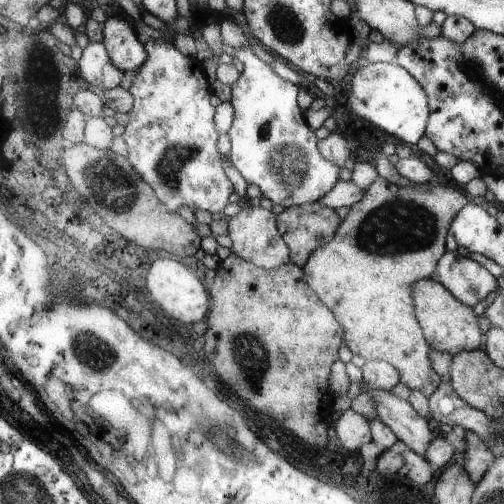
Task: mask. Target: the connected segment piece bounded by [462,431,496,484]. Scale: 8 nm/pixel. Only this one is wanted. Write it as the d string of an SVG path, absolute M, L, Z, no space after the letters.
M475 432L466 433L467 449L462 455L466 457L466 469L472 483L476 484L495 461L495 454L485 445L484 440Z

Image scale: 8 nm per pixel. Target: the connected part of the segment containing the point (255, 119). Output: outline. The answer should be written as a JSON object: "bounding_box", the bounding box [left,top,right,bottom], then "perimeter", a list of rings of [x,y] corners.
{"bounding_box":[228,47,340,209],"perimeter":[[[240,47],[233,55],[244,64],[244,70],[231,86],[235,119],[228,130],[232,165],[247,184],[256,184],[261,196],[285,209],[318,201],[339,182],[340,168],[318,152],[316,136],[308,128],[304,112],[296,104],[301,88],[282,80],[269,64],[258,59],[250,47]]]}

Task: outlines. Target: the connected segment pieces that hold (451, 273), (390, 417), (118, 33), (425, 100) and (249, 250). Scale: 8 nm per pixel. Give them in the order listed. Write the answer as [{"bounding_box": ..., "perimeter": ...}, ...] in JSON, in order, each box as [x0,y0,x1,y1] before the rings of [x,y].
[{"bounding_box":[437,251,498,306],"perimeter":[[[447,251],[437,265],[437,279],[464,304],[476,306],[488,294],[492,294],[498,284],[486,267],[460,256],[457,251]]]},{"bounding_box":[362,381,433,457],"perimeter":[[[363,381],[362,389],[370,391],[375,396],[378,417],[394,431],[403,448],[425,457],[433,439],[432,430],[428,425],[429,420],[420,416],[407,400],[400,400],[386,391],[372,391],[363,384]]]},{"bounding_box":[103,15,146,73],"perimeter":[[[125,15],[107,17],[103,24],[103,43],[111,61],[125,73],[134,72],[146,60],[144,45],[138,41],[138,33]]]},{"bounding_box":[347,63,431,146],"perimeter":[[[395,63],[358,66],[350,80],[347,106],[354,116],[368,120],[369,126],[410,146],[416,146],[416,142],[426,134],[426,122],[429,122],[431,116],[429,96],[423,86],[407,69]]]},{"bounding_box":[227,202,292,269],"perimeter":[[[248,202],[243,205],[240,213],[230,218],[227,225],[227,234],[233,244],[231,252],[244,261],[265,269],[275,269],[292,262],[290,248],[278,230],[277,216],[272,211]]]}]

